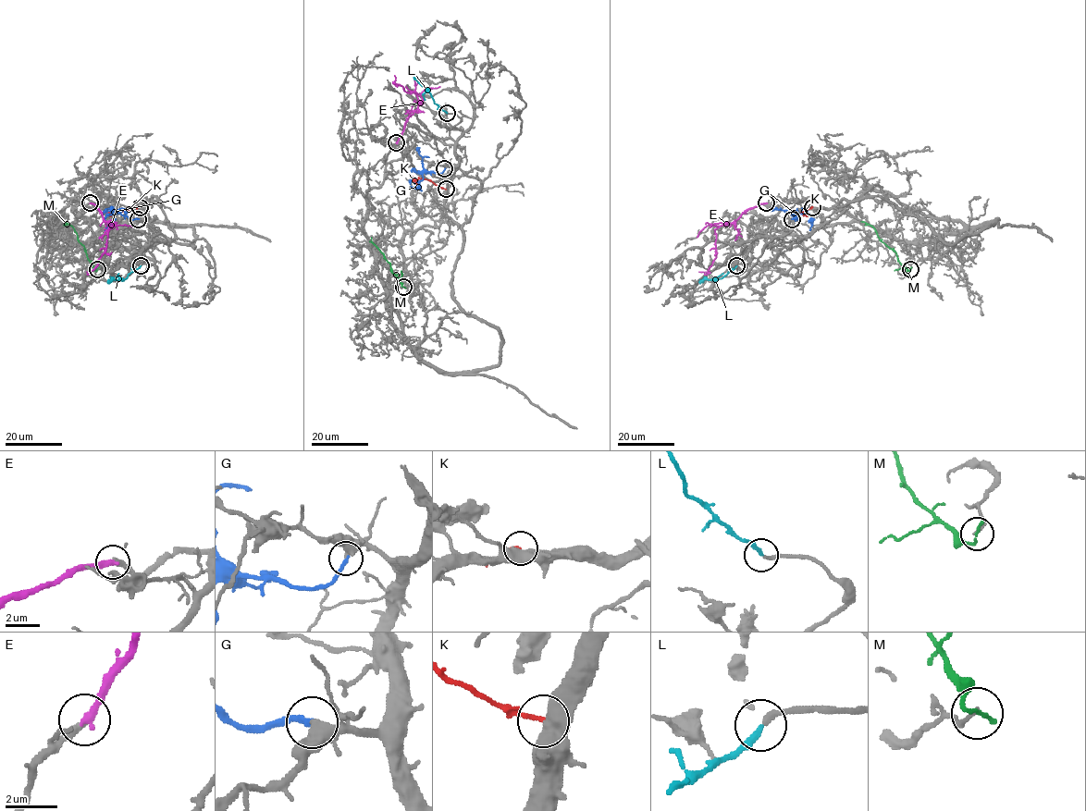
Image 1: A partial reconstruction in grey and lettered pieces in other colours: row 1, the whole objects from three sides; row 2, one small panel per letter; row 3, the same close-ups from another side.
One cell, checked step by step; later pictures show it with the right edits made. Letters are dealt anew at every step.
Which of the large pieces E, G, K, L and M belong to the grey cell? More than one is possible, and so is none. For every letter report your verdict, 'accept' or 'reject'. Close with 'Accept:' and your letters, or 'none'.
E: accept
G: accept
K: reject
L: accept
M: reject
Accept: E, G, L

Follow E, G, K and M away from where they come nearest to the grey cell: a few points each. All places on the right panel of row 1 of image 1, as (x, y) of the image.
E: (766, 203), (747, 209), (735, 221), (721, 225), (715, 230), (716, 257), (706, 274), (698, 272)
G: (792, 218), (797, 219), (795, 213), (808, 213), (811, 216), (809, 230)
K: (813, 206), (799, 214)
M: (910, 269), (907, 270), (898, 260), (896, 253), (880, 239), (874, 228), (860, 221)

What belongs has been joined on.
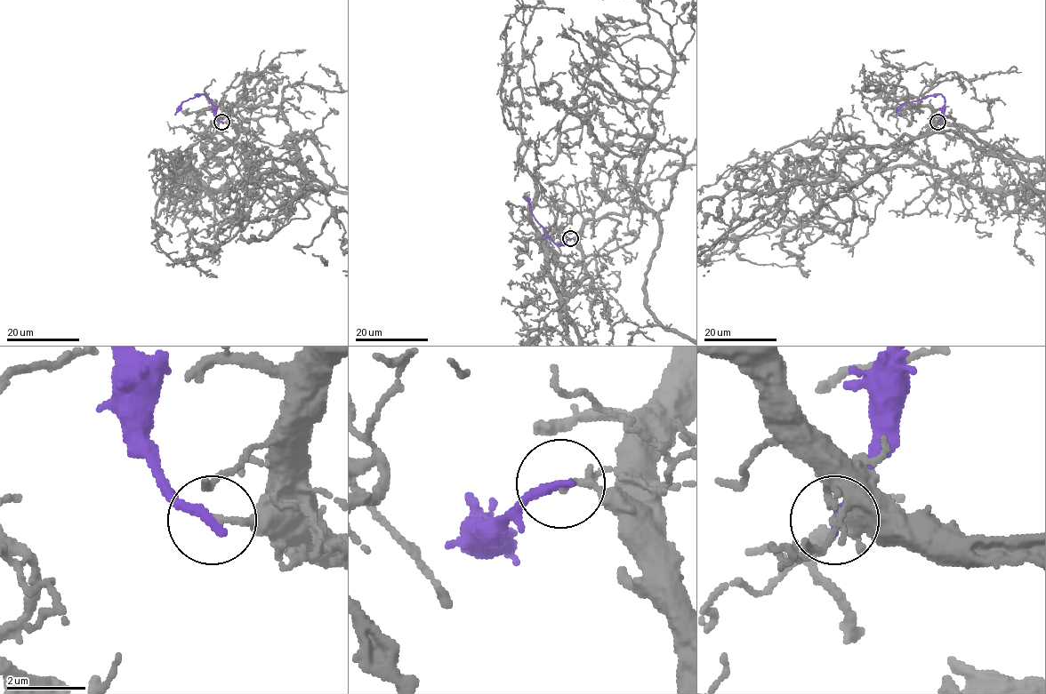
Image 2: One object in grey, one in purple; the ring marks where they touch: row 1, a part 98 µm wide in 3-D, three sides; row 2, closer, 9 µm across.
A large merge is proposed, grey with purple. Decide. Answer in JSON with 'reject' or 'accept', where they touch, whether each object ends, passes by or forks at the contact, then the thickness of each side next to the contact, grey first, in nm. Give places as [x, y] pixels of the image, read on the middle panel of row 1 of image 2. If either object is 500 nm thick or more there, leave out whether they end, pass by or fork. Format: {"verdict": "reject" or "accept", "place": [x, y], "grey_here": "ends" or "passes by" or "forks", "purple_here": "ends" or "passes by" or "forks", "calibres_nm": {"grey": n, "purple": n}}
{"verdict": "reject", "place": [570, 238], "grey_here": "ends", "purple_here": "ends", "calibres_nm": {"grey": 170, "purple": 260}}

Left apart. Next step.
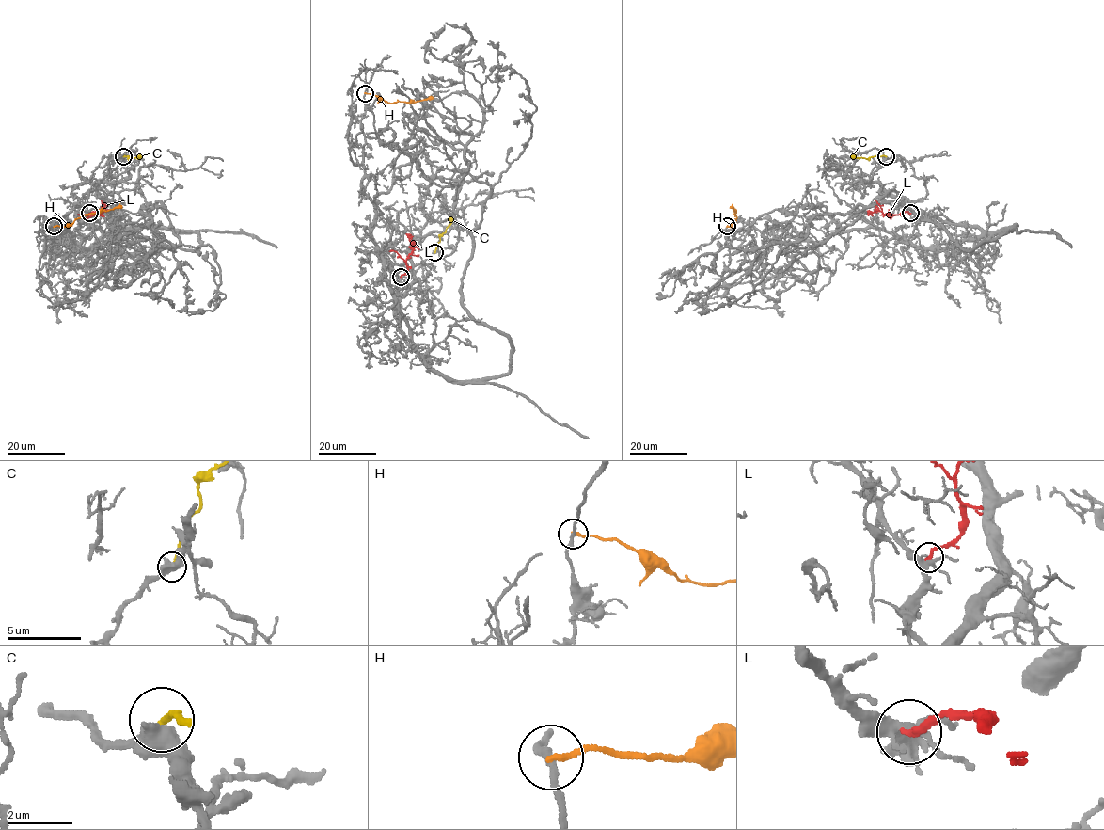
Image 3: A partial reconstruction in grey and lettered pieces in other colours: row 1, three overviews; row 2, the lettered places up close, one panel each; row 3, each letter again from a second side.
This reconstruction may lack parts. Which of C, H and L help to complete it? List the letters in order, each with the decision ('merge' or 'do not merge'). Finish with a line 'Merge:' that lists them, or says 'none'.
C: do not merge
H: do not merge
L: merge
Merge: L

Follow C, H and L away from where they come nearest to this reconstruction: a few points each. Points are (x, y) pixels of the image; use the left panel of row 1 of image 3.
C: (123, 156), (134, 158), (139, 155)
H: (54, 227), (69, 227), (86, 215), (122, 206)
L: (89, 213), (101, 215), (101, 211), (95, 211)

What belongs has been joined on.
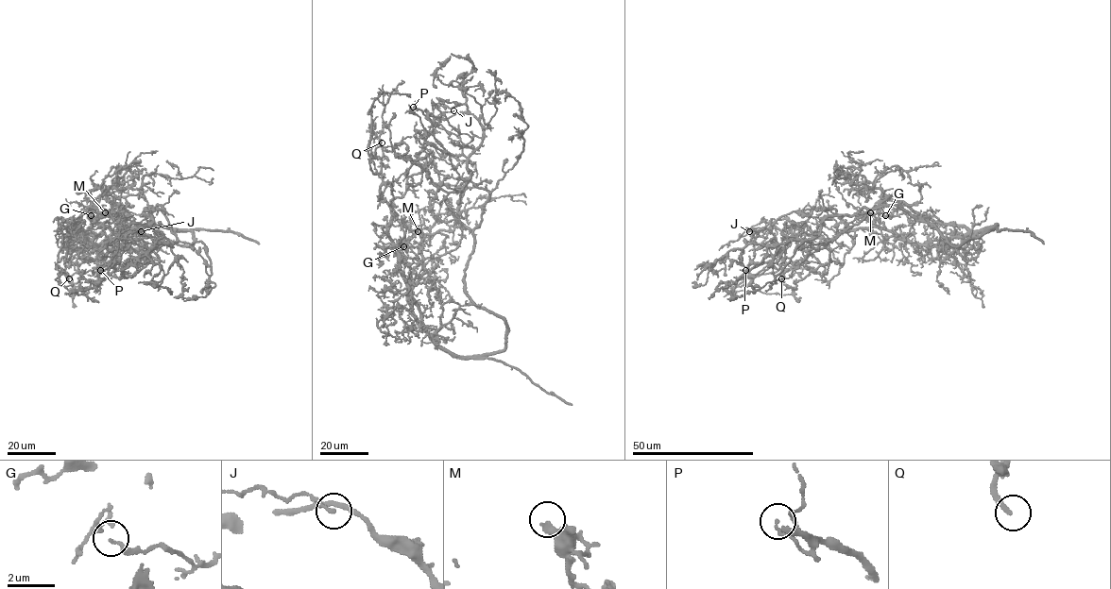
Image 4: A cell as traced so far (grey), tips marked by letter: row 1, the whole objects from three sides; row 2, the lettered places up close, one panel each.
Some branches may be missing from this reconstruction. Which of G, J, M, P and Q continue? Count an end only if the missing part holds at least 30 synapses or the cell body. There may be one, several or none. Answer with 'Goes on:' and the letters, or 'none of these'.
Goes on: Q

